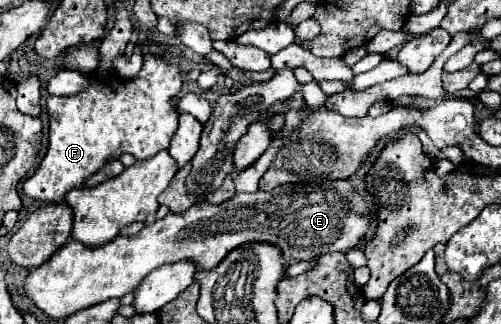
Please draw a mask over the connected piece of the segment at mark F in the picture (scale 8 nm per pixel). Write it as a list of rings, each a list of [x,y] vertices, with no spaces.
[[[157,53],[143,55],[141,71],[127,79],[127,81],[113,81],[113,77],[95,77],[91,85],[77,95],[71,97],[55,97],[49,95],[47,99],[47,115],[49,115],[49,147],[47,155],[43,157],[39,169],[23,183],[23,193],[31,199],[49,201],[49,203],[63,203],[65,193],[71,189],[83,187],[85,179],[91,177],[97,169],[105,165],[105,161],[117,159],[119,153],[143,155],[143,159],[153,157],[155,153],[169,147],[173,133],[177,131],[177,111],[173,99],[179,95],[183,87],[183,71],[179,65],[169,63]]]

